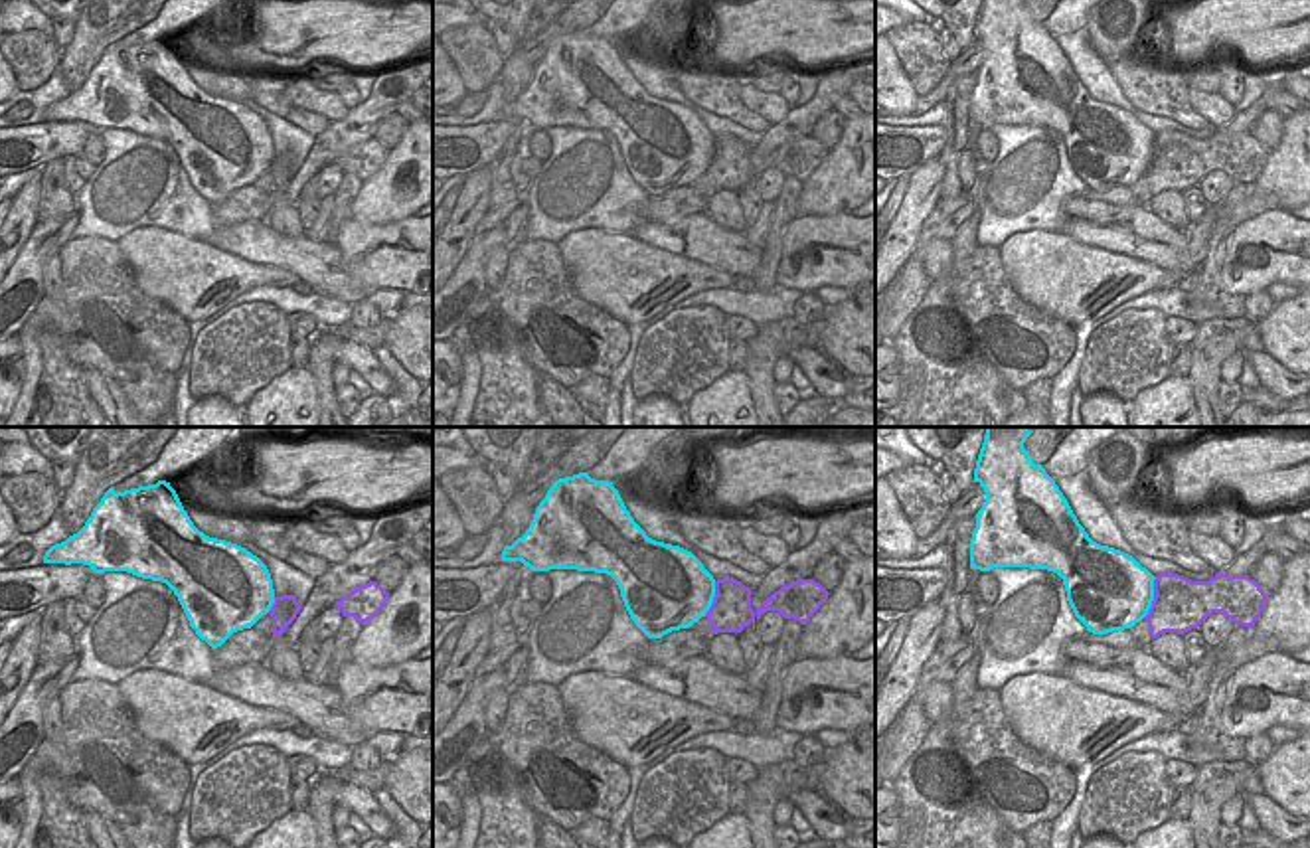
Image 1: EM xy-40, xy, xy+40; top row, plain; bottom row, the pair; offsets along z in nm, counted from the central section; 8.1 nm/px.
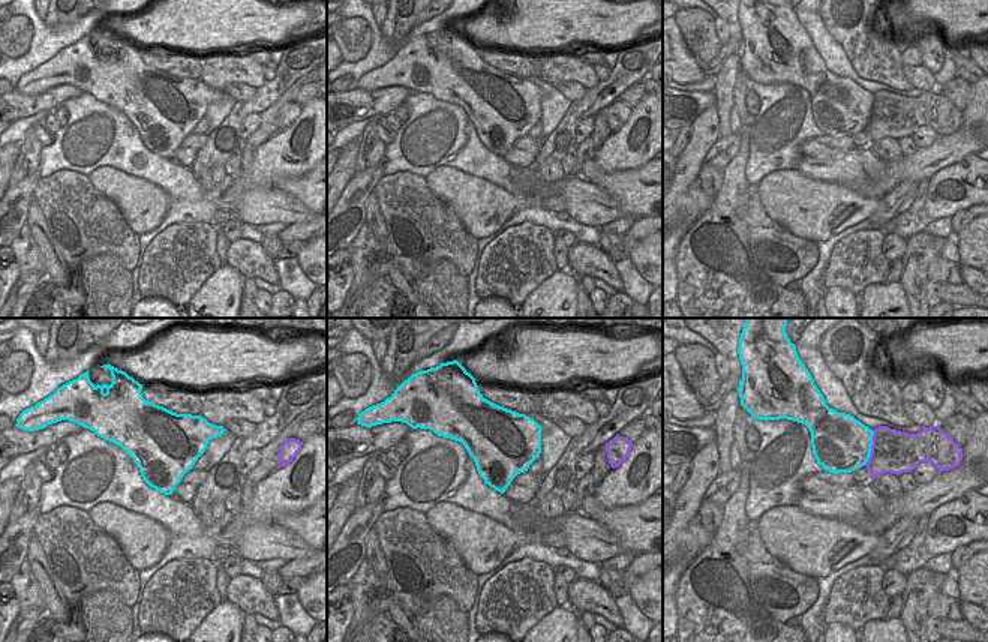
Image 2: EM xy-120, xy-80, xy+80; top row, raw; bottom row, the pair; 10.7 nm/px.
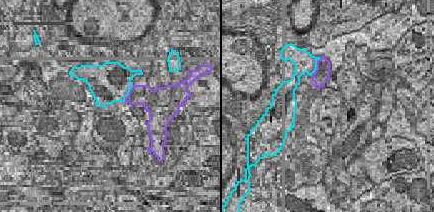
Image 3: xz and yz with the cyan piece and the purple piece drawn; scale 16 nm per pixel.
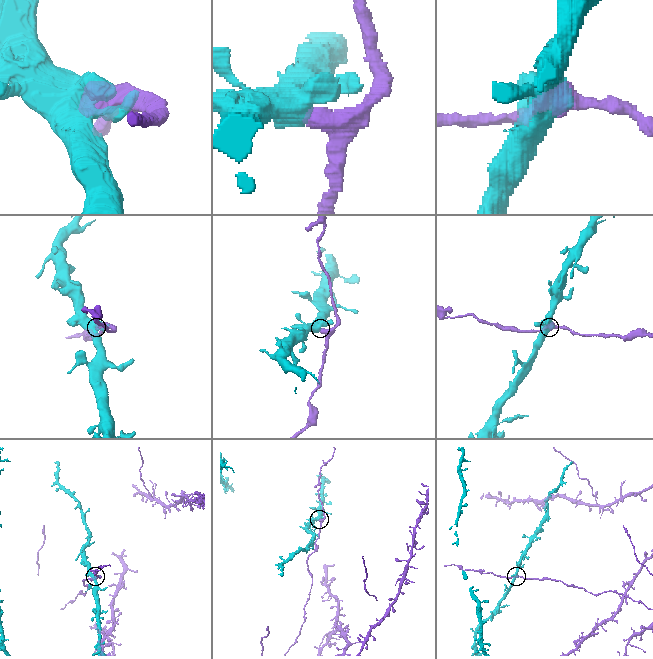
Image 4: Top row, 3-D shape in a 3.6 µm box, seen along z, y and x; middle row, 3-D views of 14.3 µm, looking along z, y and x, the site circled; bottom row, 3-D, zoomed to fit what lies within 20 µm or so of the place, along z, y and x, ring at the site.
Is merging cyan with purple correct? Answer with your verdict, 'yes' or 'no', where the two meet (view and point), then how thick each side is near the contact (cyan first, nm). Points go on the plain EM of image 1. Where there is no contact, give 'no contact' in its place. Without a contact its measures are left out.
no; meets cyan in xy+40 at (1152, 155); 500 nm thick on the cyan side, 420 nm on the other

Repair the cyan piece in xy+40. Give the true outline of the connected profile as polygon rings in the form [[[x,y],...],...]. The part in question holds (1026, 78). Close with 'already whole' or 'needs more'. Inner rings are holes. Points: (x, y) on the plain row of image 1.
[[[982,0],[974,40],[986,49],[970,97],[974,127],[1057,130],[1075,174],[1093,192],[1132,186],[1148,172],[1156,134],[1132,113],[1089,95],[1023,0]]]; already whole

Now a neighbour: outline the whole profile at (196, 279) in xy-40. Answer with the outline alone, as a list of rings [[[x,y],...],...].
[[[136,227],[117,241],[138,289],[198,322],[253,287],[294,287],[300,277],[162,227]]]

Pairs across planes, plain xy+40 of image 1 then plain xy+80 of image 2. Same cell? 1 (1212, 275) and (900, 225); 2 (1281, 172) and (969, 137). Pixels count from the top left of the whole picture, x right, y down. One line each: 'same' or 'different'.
1: same
2: different

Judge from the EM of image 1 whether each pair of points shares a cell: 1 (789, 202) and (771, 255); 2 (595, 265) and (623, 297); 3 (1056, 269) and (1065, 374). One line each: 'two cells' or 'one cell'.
1: one cell
2: one cell
3: two cells

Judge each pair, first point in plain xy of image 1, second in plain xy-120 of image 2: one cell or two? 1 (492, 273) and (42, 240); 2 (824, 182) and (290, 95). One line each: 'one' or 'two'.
1: one
2: two

